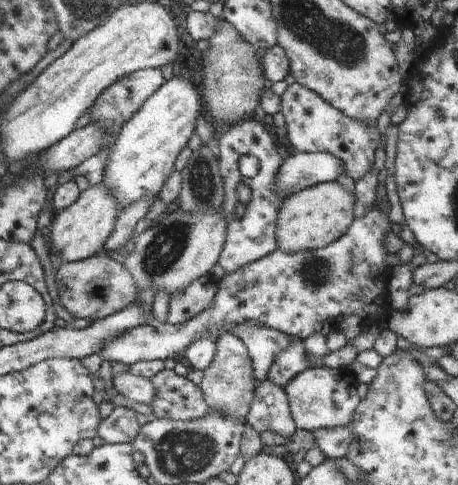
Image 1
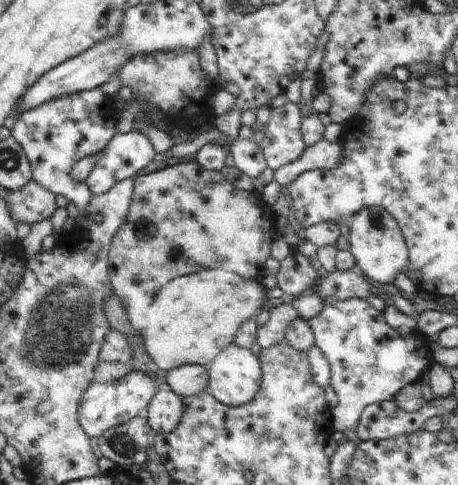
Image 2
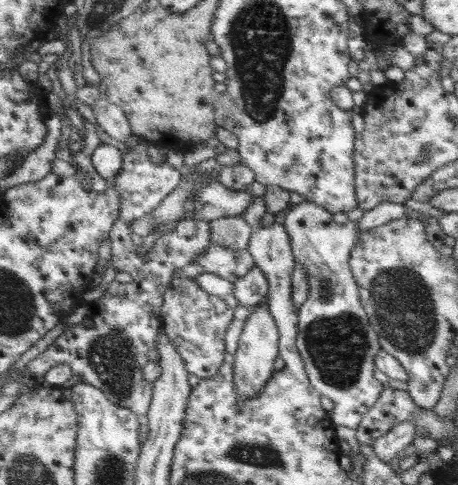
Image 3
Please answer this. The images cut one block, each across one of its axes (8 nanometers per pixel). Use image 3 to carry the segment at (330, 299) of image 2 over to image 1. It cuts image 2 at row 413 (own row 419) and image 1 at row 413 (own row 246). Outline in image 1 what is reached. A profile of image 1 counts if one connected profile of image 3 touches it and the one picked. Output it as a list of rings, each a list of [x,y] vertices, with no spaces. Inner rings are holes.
[[[311,368],[299,374],[285,388],[291,398],[291,410],[295,422],[301,430],[309,430],[311,434],[323,428],[345,428],[359,406],[359,398],[355,392],[355,376],[347,368]]]

